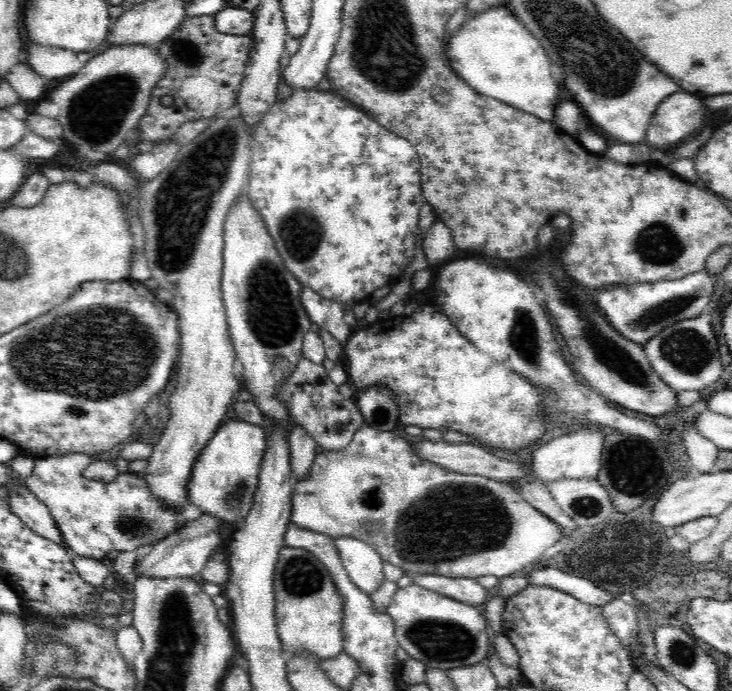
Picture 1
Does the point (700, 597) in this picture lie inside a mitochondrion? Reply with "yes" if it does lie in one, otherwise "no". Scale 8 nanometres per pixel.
no

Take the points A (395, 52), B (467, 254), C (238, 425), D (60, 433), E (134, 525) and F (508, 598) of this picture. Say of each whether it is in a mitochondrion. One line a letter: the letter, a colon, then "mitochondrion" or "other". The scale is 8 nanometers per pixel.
A: mitochondrion
B: other
C: other
D: other
E: mitochondrion
F: other

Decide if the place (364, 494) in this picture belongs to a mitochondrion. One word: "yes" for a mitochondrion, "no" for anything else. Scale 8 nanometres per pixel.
no

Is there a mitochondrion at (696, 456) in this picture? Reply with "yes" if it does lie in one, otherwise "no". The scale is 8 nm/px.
no

